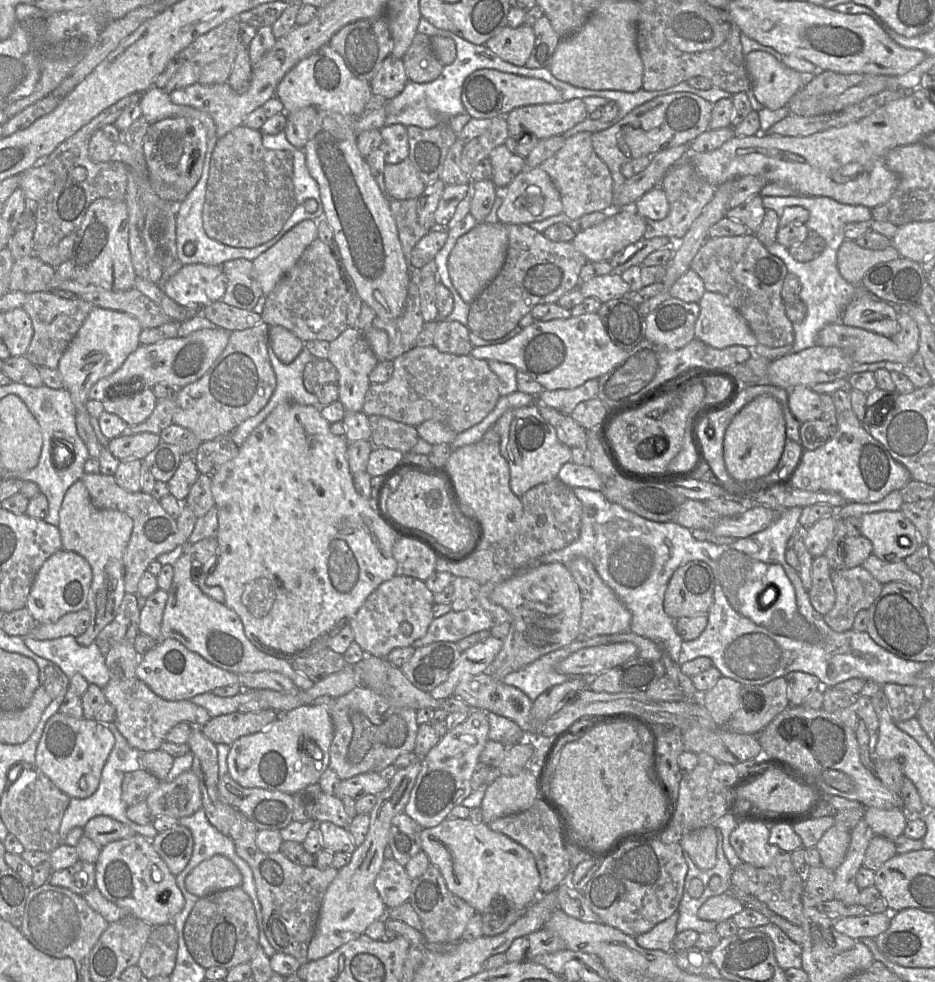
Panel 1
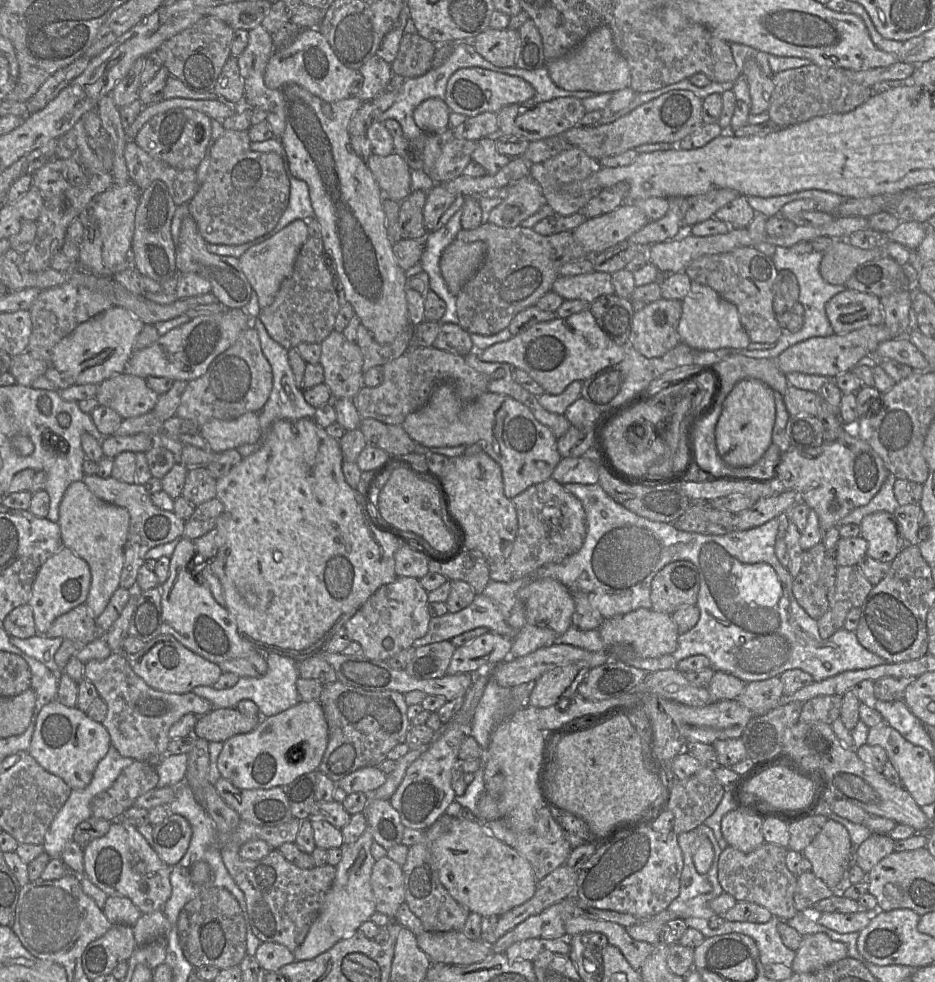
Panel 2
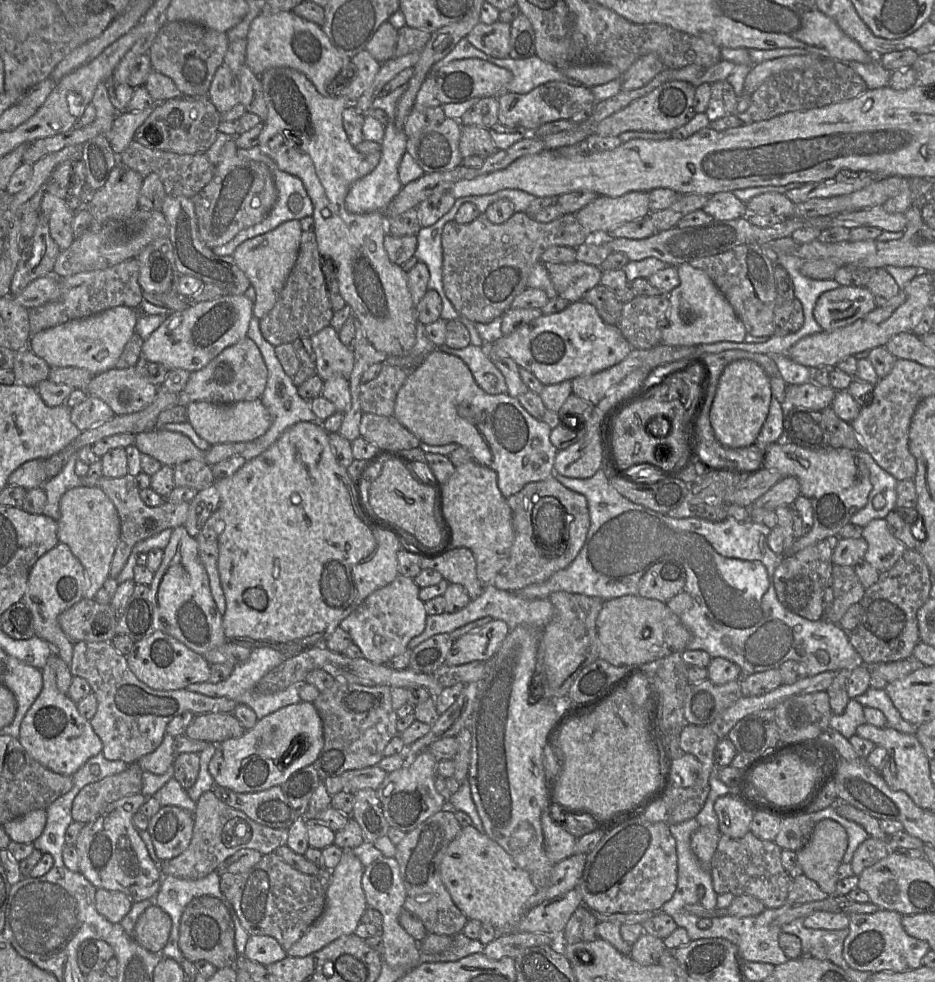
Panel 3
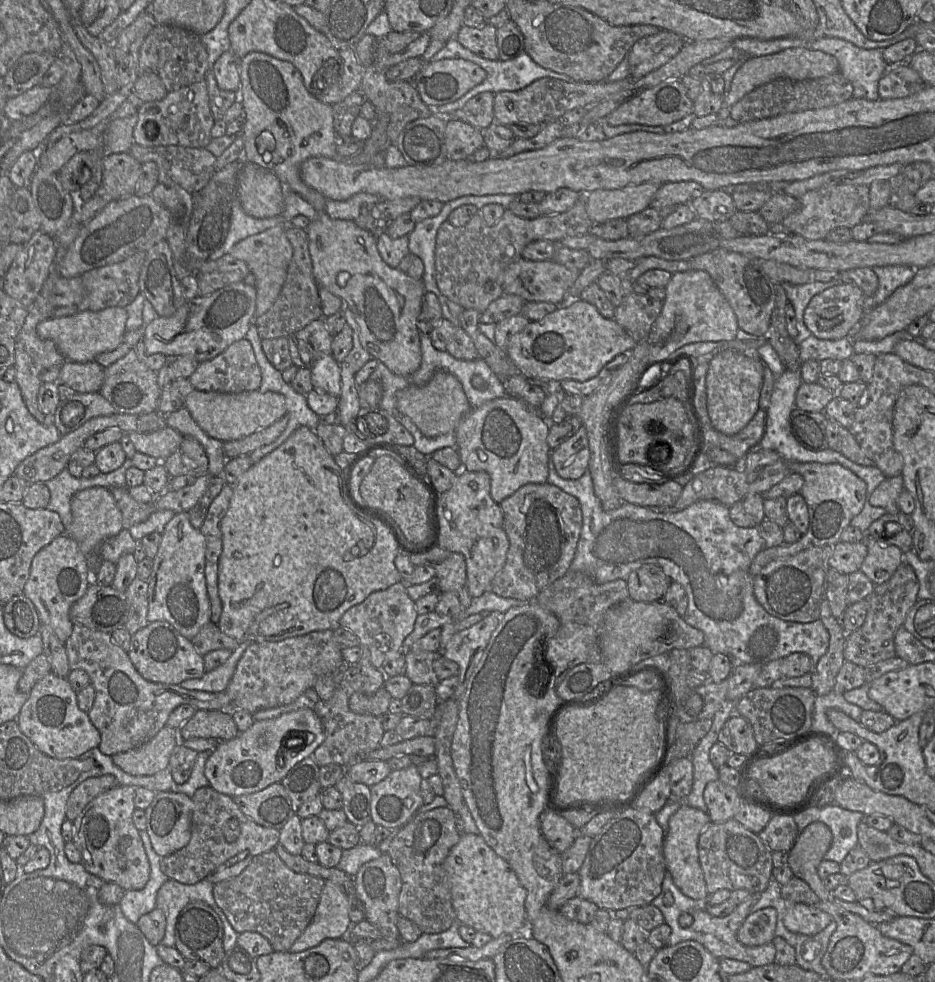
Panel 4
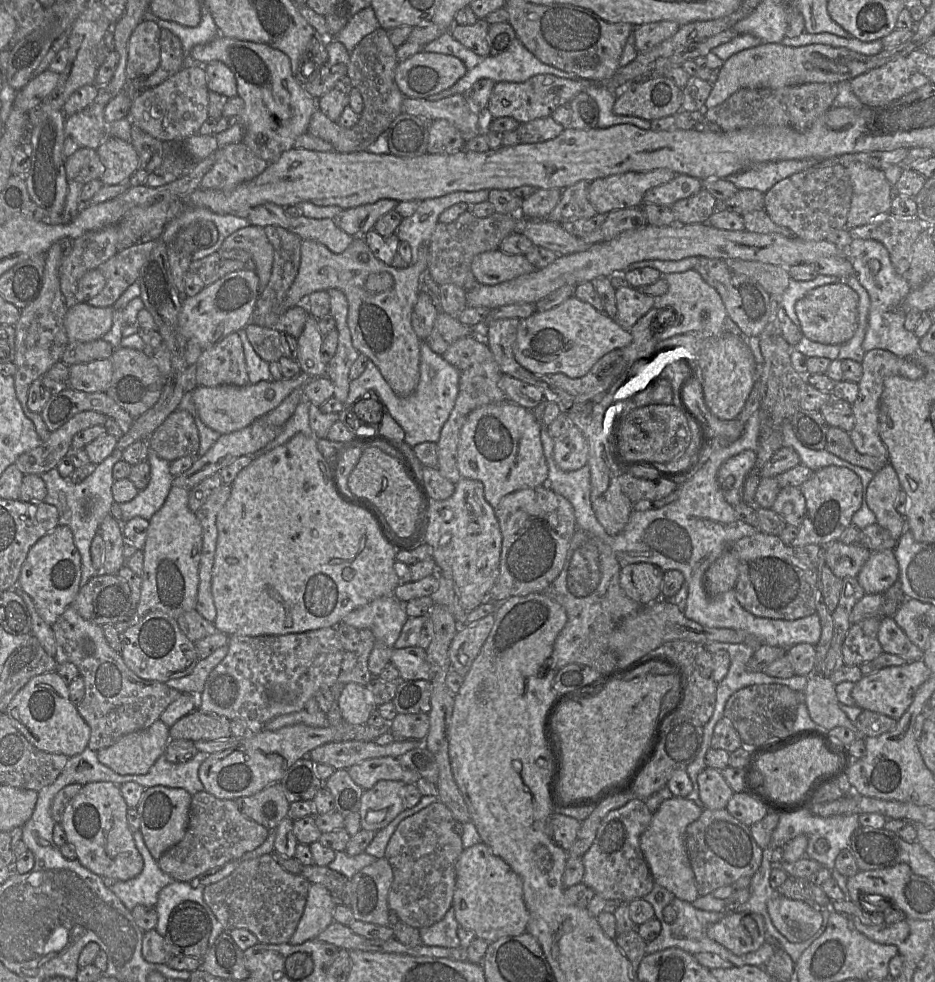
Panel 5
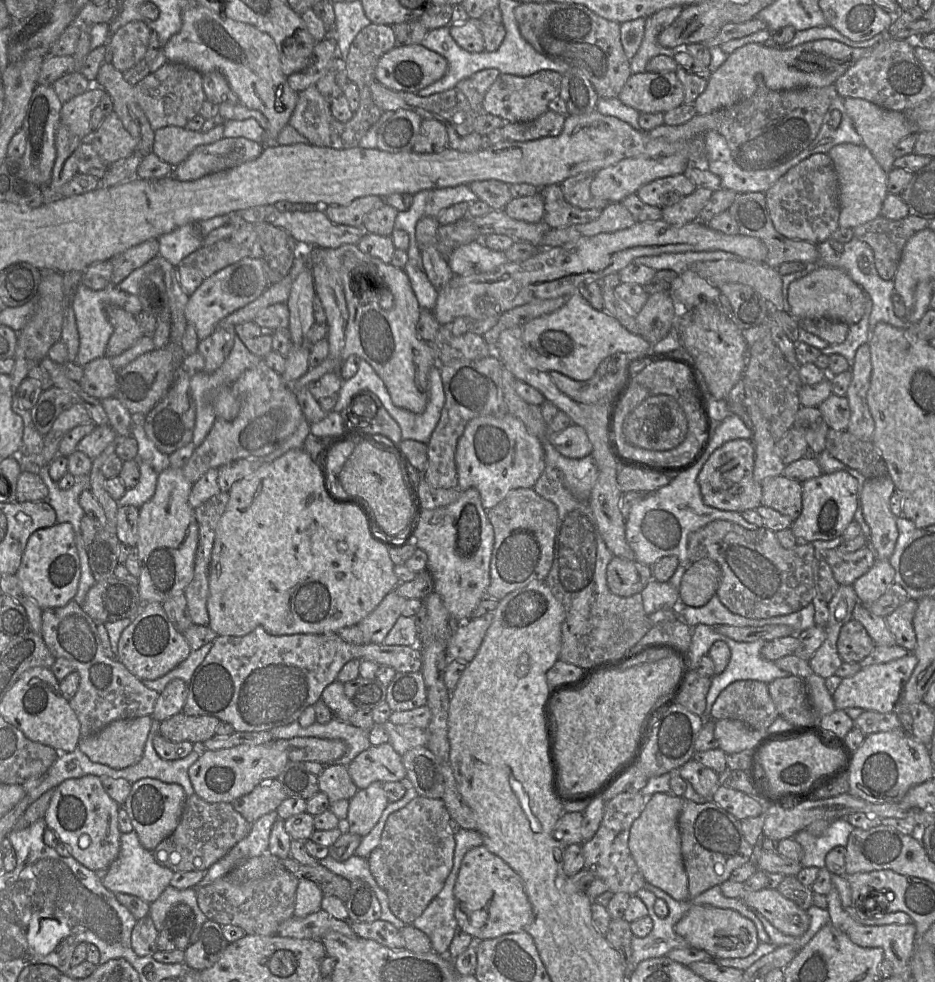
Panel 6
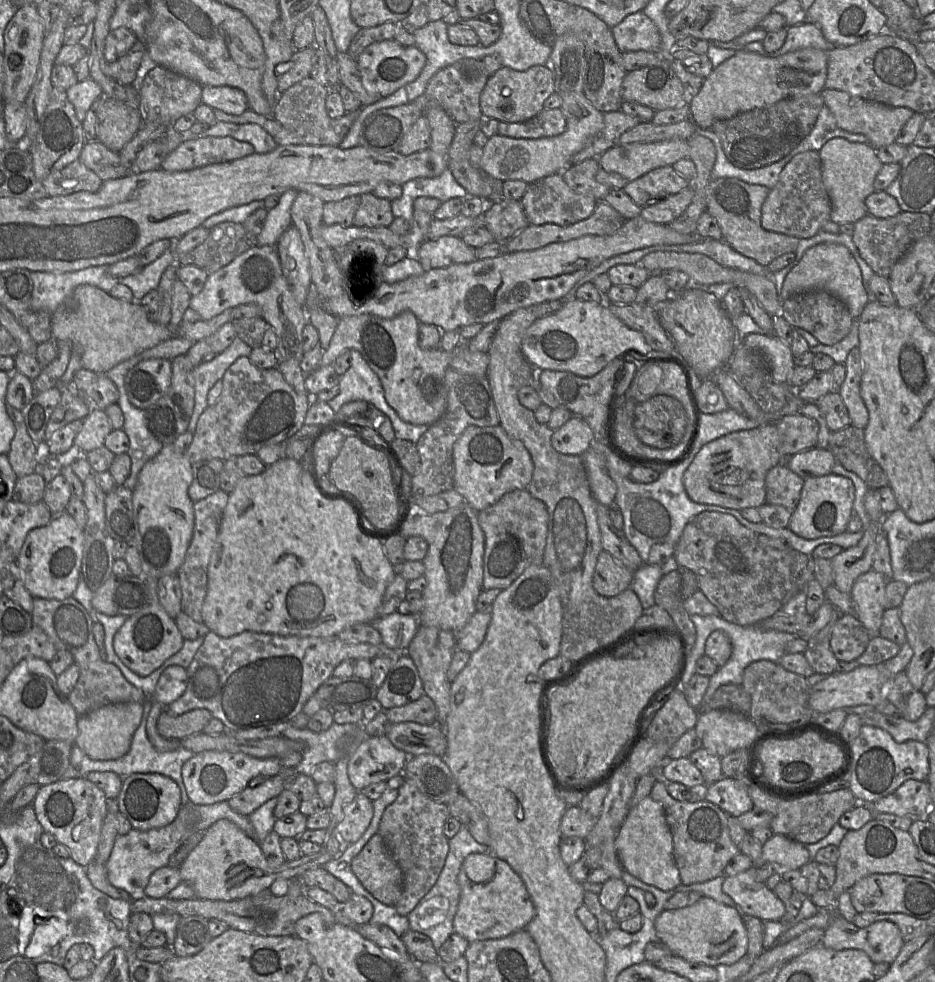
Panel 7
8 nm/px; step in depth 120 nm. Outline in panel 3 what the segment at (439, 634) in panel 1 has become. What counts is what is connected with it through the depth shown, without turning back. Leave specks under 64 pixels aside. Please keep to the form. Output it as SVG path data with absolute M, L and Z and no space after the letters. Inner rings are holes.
M489 584L483 586L483 591L479 597L471 600L467 606L457 612L446 613L444 611L439 615L427 614L424 631L409 641L407 649L414 649L421 642L433 635L440 633L449 634L459 627L487 616L491 617L492 619L503 620L510 629L513 629L519 625L527 625L541 630L542 633L542 629L551 621L552 617L554 616L554 607L548 599L525 599L519 597L515 592L500 590L493 584Z

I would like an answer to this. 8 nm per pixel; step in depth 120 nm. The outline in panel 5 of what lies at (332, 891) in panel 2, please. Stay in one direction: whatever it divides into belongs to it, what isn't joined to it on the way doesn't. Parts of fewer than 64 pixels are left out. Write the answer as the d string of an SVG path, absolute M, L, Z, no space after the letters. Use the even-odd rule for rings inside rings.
M311 883L303 915L289 943L297 945L317 938L334 921L335 906L330 892L323 885Z

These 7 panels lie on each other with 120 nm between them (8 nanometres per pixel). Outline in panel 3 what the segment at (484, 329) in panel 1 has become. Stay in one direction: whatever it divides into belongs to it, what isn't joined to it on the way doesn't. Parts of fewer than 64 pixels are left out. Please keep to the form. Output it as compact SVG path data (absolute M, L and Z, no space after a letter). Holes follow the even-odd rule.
M515 212L507 221L501 224L492 223L487 216L482 213L480 213L475 220L466 224L459 224L454 220L449 221L444 225L441 235L443 251L442 278L444 292L459 315L464 316L474 323L489 323L494 319L501 317L507 310L509 310L513 300L528 288L527 282L532 268L537 263L541 262L541 255L546 249L551 246L566 246L576 249L581 244L590 241L593 237L600 236L592 236L588 234L578 222L575 214L564 214L549 223L538 222L524 212Z

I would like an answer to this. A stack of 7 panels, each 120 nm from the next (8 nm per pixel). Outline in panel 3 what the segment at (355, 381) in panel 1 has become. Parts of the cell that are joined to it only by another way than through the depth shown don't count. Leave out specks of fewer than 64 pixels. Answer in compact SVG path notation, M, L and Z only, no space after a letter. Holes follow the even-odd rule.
M331 326L323 328L310 337L316 355L316 373L327 380L342 376L349 380L354 367L354 353L339 339L339 334Z

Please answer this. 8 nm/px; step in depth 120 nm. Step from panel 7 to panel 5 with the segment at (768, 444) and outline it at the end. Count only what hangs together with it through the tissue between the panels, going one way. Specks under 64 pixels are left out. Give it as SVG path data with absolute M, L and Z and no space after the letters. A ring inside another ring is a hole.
M742 451L724 462L717 472L723 496L733 507L743 501L744 481L755 465L756 458L756 451Z

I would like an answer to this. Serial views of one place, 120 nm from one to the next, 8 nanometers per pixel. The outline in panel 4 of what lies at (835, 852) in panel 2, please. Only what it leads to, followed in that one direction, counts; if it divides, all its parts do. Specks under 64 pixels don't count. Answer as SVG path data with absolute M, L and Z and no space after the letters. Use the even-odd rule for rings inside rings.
M814 822L801 831L788 852L787 865L794 877L805 881L820 901L832 899L832 892L824 885L817 869L832 843L830 828L823 822Z

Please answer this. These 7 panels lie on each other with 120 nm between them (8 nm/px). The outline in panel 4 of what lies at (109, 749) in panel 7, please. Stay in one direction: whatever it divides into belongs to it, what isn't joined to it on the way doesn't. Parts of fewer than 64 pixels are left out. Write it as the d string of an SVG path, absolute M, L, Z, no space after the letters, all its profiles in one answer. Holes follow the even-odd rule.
M165 725L150 741L113 755L112 761L127 774L152 776L168 768L171 753L179 741L178 729Z

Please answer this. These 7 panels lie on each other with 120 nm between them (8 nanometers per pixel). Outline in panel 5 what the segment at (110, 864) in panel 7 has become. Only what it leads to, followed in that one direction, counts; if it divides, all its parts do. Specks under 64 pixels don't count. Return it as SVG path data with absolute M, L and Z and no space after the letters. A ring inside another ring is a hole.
M140 830L133 832L133 837L143 857L144 868L137 877L126 881L116 881L110 888L129 911L138 905L155 907L161 889L176 881L160 869L157 860L147 848Z

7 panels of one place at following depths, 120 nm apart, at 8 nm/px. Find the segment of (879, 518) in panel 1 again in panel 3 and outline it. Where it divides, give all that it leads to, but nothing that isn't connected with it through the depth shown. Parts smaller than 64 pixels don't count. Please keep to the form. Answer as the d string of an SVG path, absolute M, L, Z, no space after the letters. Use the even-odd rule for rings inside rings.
M873 519L863 527L862 537L868 544L864 560L882 573L891 569L907 547L890 532L885 519Z

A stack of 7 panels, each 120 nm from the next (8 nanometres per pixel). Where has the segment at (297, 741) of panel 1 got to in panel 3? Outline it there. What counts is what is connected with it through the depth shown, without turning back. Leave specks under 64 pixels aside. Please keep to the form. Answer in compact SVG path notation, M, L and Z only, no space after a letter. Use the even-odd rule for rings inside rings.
M300 701L261 719L238 737L216 745L208 770L215 784L239 793L282 785L297 770L313 765L324 746L322 720L311 702Z

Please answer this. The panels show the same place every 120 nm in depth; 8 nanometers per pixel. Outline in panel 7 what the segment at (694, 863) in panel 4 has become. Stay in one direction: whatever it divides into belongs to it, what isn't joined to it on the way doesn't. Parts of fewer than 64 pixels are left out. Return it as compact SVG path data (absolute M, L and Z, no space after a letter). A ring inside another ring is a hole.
M650 796L631 808L614 842L617 856L629 874L662 891L674 890L681 883L673 855L673 838L660 802Z

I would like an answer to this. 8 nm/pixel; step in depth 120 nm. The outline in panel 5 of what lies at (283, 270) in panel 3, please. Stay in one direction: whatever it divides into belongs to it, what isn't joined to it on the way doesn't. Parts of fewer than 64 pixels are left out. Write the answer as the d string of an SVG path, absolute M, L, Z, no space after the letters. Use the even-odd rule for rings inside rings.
M248 225L230 234L223 241L220 250L242 249L247 251L256 264L259 278L259 295L271 277L274 250L269 242L264 227Z

